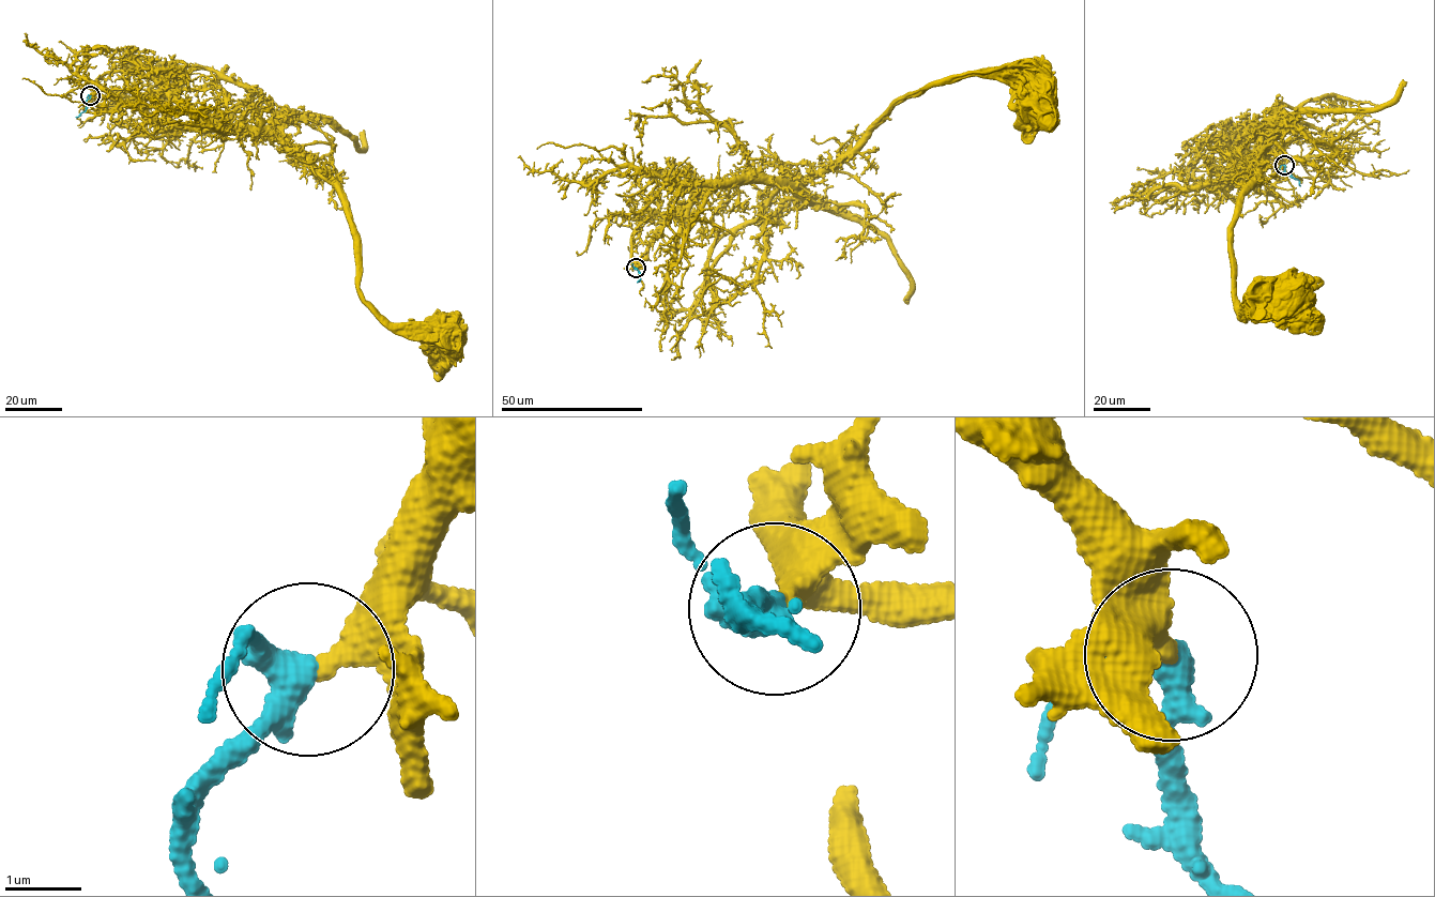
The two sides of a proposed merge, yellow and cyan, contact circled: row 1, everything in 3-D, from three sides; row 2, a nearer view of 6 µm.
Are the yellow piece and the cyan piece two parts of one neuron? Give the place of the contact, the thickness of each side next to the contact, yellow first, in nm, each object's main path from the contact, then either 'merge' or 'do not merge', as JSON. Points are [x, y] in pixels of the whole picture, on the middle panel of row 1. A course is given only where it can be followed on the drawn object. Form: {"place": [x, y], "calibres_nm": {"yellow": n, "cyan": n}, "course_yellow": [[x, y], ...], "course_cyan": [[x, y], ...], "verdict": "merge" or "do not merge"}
{"place": [636, 268], "calibres_nm": {"yellow": 360, "cyan": 360}, "course_yellow": [[637, 269], [632, 231], [655, 213], [732, 183], [779, 186], [818, 173], [927, 85], [1009, 81], [1028, 143]], "course_cyan": [[636, 268], [640, 275], [637, 282]], "verdict": "merge"}

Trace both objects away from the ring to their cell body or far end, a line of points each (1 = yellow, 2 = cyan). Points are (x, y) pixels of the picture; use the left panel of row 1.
1: (91, 96), (126, 71), (274, 140), (335, 188), (356, 288), (377, 315), (426, 337), (432, 327)
2: (90, 95), (86, 110), (76, 118)

